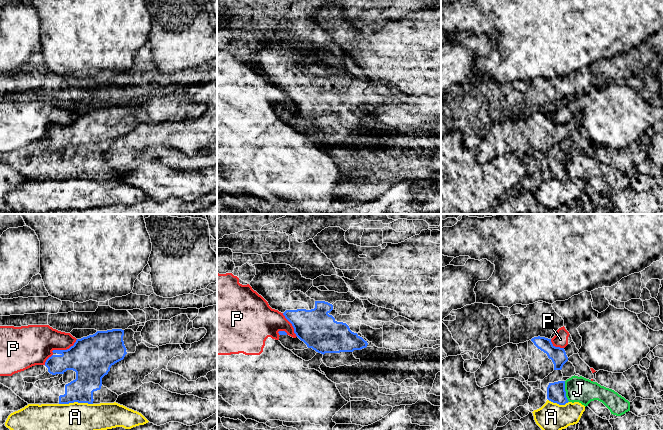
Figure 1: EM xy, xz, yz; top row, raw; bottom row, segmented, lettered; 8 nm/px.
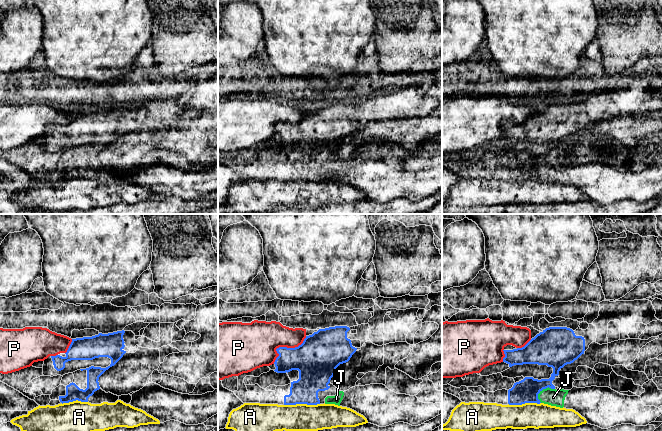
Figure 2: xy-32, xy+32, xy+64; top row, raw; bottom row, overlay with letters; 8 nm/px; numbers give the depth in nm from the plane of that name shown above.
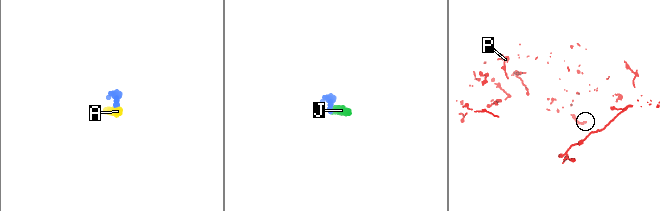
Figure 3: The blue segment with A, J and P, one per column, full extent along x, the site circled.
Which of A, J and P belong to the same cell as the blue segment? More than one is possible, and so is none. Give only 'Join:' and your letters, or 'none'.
Join: none

